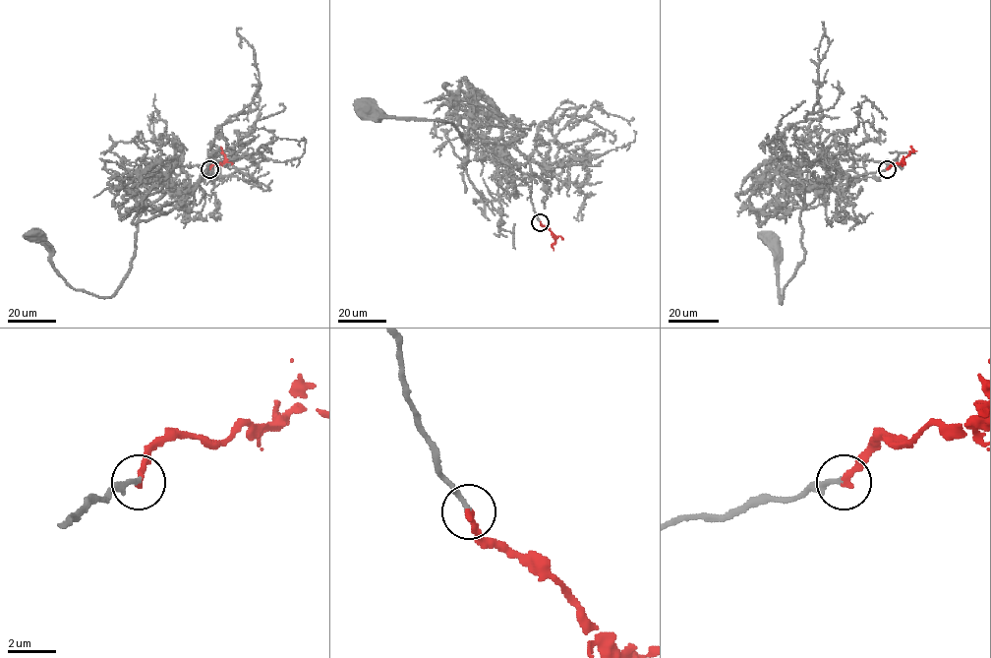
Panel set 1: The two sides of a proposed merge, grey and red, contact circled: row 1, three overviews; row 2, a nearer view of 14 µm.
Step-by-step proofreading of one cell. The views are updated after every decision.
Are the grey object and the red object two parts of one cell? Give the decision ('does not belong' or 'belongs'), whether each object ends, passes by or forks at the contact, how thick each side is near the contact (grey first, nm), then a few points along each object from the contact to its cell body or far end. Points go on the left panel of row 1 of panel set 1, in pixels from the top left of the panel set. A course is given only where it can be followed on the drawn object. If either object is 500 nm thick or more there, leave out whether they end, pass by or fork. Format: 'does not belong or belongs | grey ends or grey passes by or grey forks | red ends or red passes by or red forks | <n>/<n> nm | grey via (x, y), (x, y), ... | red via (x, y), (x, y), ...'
belongs | grey ends | red ends | 220/280 nm | grey via (209, 169), (184, 202), (167, 181), (143, 210), (129, 273), (109, 297), (74, 289), (32, 235) | red via (209, 169), (212, 164), (224, 160), (221, 147)

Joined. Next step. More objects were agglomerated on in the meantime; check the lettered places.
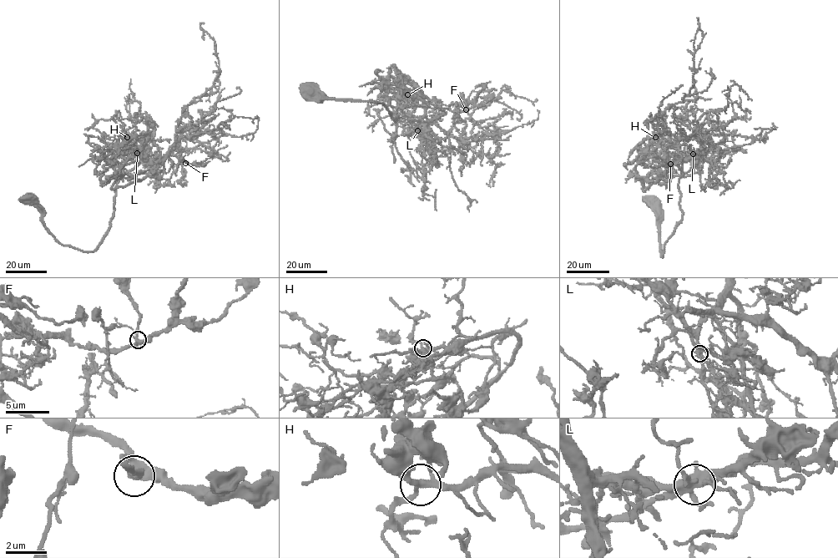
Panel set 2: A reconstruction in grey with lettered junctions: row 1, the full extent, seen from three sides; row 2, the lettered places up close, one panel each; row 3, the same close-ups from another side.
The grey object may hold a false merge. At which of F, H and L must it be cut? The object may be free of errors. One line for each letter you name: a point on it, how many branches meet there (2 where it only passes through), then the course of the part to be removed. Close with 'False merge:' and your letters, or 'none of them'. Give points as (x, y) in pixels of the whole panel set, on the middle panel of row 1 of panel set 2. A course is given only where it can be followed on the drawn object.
False merge: none of them

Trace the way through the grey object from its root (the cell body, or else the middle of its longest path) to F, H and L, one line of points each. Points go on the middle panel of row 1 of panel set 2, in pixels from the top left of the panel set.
F: (307, 92), (319, 99), (381, 103), (394, 120), (401, 117), (432, 122), (435, 109), (466, 109)
H: (307, 92), (319, 99), (373, 101), (381, 103), (394, 120), (421, 120), (426, 106), (416, 104), (407, 94)
L: (307, 92), (319, 99), (358, 99), (381, 103), (394, 120), (397, 117), (421, 120), (418, 130)

